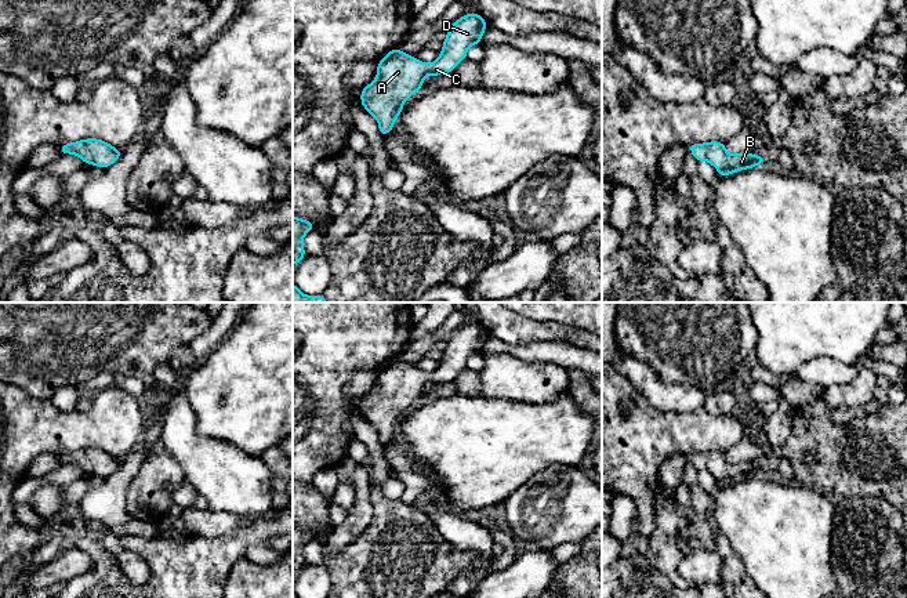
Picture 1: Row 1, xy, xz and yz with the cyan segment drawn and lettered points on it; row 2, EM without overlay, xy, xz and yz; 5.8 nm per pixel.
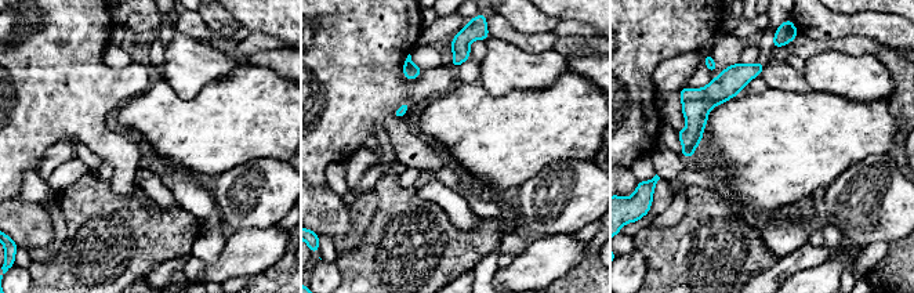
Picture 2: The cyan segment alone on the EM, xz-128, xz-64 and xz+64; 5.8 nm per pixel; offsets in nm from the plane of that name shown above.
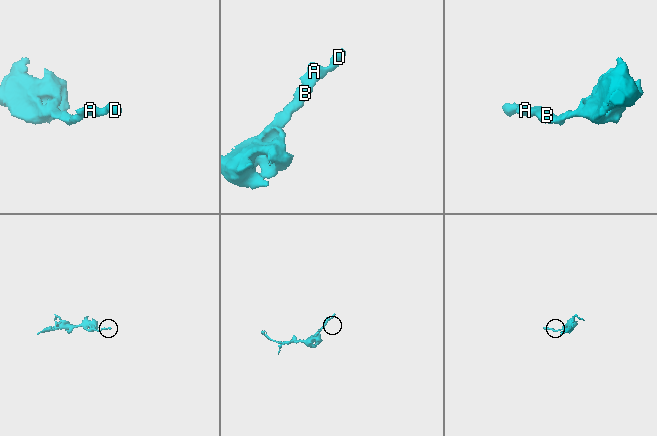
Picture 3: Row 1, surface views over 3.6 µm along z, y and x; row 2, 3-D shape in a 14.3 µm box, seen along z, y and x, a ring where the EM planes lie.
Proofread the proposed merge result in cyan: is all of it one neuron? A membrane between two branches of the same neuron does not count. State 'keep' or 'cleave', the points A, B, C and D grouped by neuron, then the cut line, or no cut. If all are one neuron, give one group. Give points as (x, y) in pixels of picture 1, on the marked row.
keep; groups A B C D; cut none

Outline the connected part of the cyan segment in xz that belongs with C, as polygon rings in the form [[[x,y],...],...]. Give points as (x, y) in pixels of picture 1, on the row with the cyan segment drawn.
[[[476,12],[465,14],[451,26],[442,41],[443,50],[435,62],[425,64],[398,48],[387,52],[377,64],[377,76],[362,88],[363,108],[378,122],[378,130],[385,137],[393,130],[395,120],[403,110],[403,104],[421,91],[428,75],[450,73],[464,59],[471,46],[480,44],[486,21]]]

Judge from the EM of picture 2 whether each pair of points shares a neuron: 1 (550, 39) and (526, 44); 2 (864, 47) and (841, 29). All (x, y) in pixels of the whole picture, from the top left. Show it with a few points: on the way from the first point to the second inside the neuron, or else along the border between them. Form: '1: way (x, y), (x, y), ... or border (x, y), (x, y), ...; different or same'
1: way (544, 42), (532, 43); same
2: border (818, 38), (866, 36), (881, 44); different

